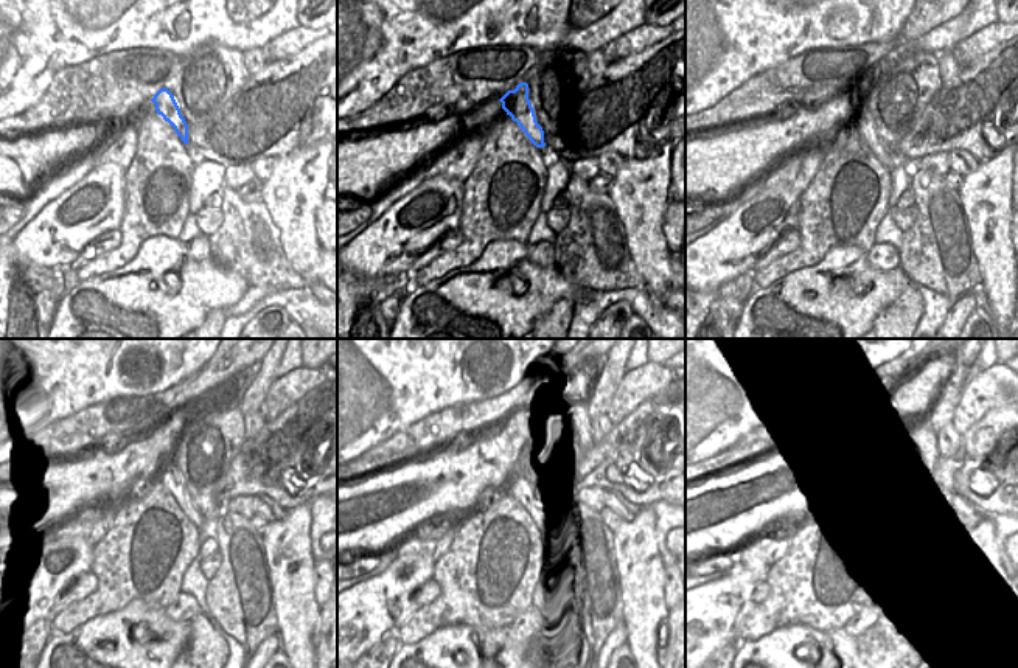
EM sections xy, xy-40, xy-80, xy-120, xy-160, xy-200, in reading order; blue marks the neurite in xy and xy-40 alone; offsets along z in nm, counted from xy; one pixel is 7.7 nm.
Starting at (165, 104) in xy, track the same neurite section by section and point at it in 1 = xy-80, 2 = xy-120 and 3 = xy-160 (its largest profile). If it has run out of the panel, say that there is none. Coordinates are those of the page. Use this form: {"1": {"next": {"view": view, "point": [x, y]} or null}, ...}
{"1": {"next": {"view": "xy-80", "point": [891, 162]}}, "2": {"next": {"view": "xy-120", "point": [168, 471]}}, "3": {"next": {"view": "xy-160", "point": [519, 490]}}}

